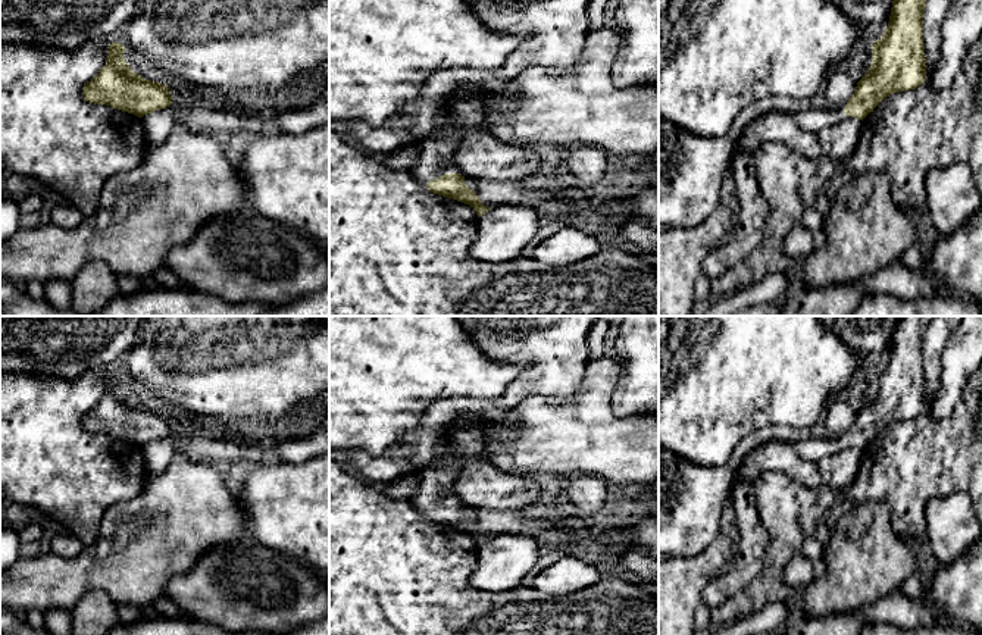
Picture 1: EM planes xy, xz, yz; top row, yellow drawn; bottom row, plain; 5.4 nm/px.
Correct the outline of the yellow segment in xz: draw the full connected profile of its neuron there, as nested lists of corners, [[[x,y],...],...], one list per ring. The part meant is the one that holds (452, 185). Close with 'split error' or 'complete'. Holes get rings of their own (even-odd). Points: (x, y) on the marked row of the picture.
[[[440,118],[438,126],[438,134],[422,143],[423,150],[412,172],[431,193],[469,204],[479,218],[491,207],[481,203],[476,193],[465,184],[465,176],[457,172],[454,157],[462,134],[445,118]]]; split error

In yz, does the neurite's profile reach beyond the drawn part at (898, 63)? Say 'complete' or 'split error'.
split error

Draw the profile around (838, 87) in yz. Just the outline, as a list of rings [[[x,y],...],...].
[[[844,66],[831,71],[823,82],[826,109],[844,110],[856,87],[857,84],[848,76]]]

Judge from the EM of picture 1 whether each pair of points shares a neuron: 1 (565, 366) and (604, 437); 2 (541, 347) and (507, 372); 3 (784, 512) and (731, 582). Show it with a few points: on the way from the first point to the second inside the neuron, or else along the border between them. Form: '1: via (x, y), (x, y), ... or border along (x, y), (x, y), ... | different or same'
1: border along (591, 359), (579, 387), (571, 396), (544, 396) | different
2: border along (484, 353), (519, 368), (519, 375), (502, 396) | different
3: border along (760, 525), (768, 537), (768, 553), (763, 568) | different

